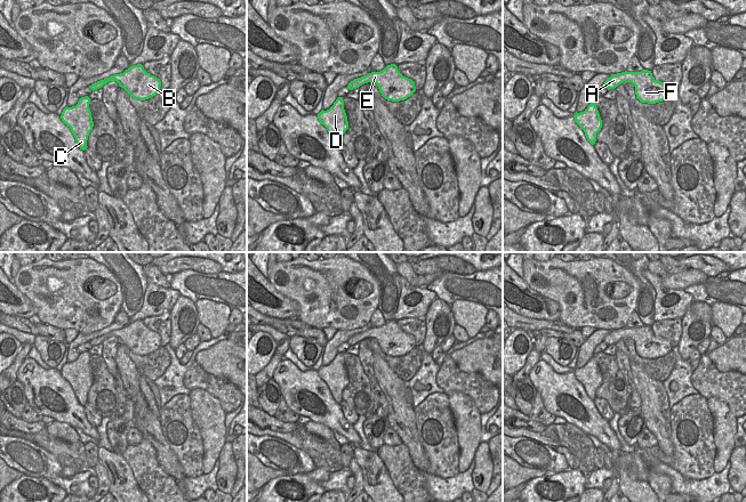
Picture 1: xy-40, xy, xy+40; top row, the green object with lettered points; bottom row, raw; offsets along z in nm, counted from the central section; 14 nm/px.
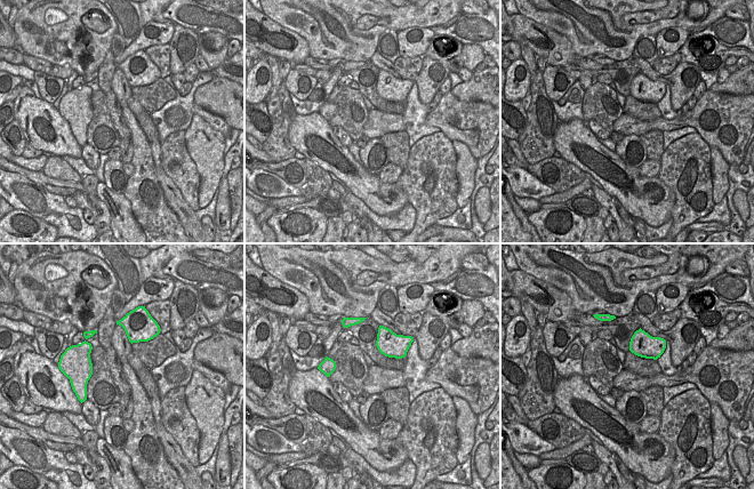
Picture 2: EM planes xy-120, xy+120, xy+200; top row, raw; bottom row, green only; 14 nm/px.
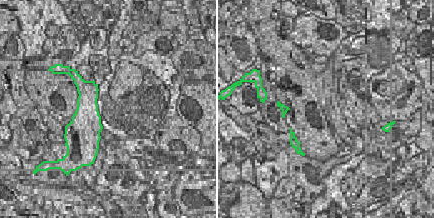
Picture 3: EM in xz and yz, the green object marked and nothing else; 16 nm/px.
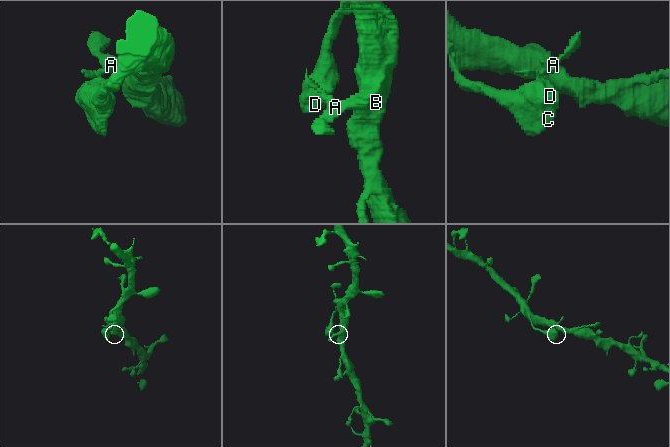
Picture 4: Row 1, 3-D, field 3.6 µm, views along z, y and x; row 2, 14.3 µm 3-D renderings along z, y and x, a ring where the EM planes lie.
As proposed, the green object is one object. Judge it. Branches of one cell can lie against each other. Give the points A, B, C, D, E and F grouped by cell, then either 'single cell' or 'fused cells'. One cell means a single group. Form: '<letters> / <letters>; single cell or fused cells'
A B C D E F; single cell

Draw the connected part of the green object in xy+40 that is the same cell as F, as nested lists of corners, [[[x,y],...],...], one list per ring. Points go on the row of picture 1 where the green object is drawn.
[[[643,70],[641,72],[621,72],[611,74],[604,81],[604,87],[610,90],[620,83],[631,82],[635,87],[636,98],[641,103],[656,104],[672,96],[671,87],[664,82],[657,81],[651,71]]]

